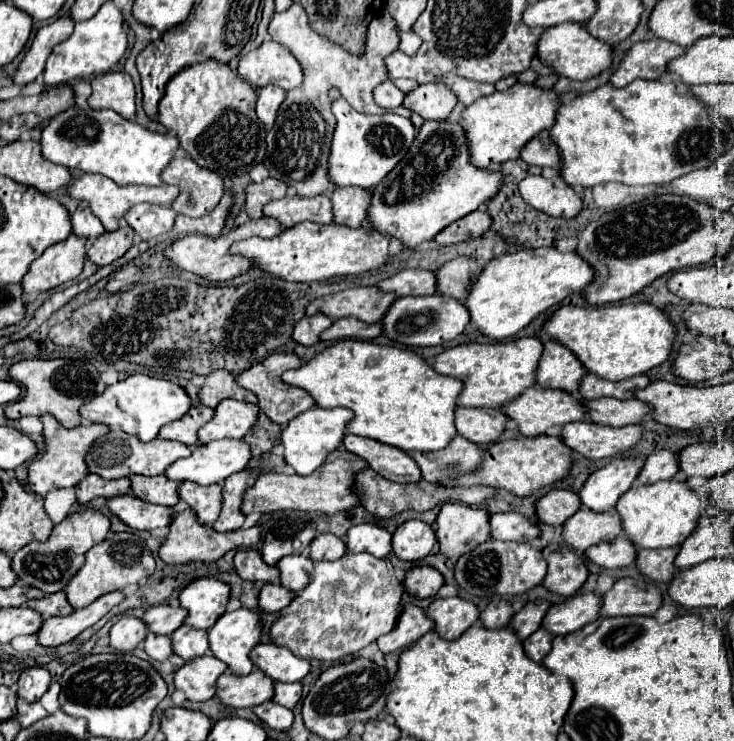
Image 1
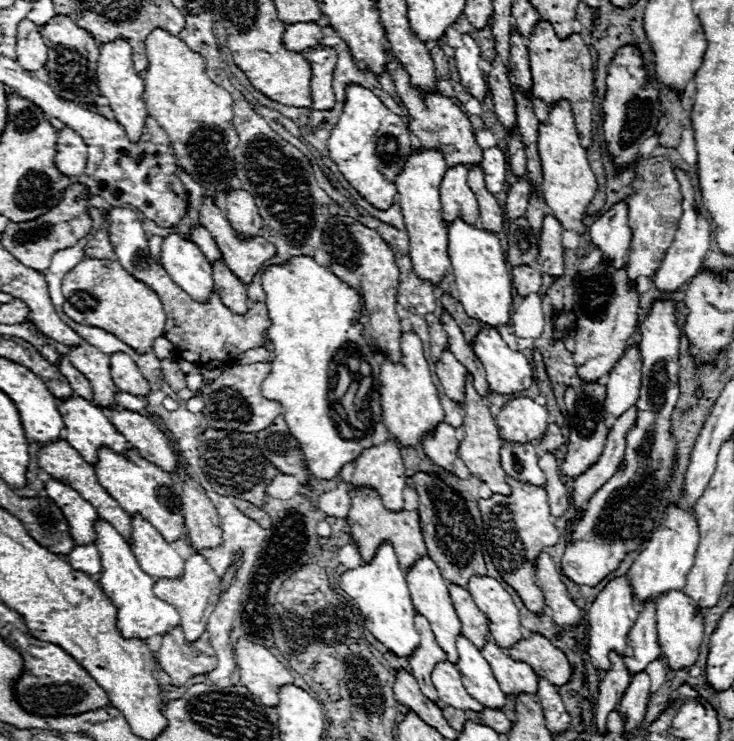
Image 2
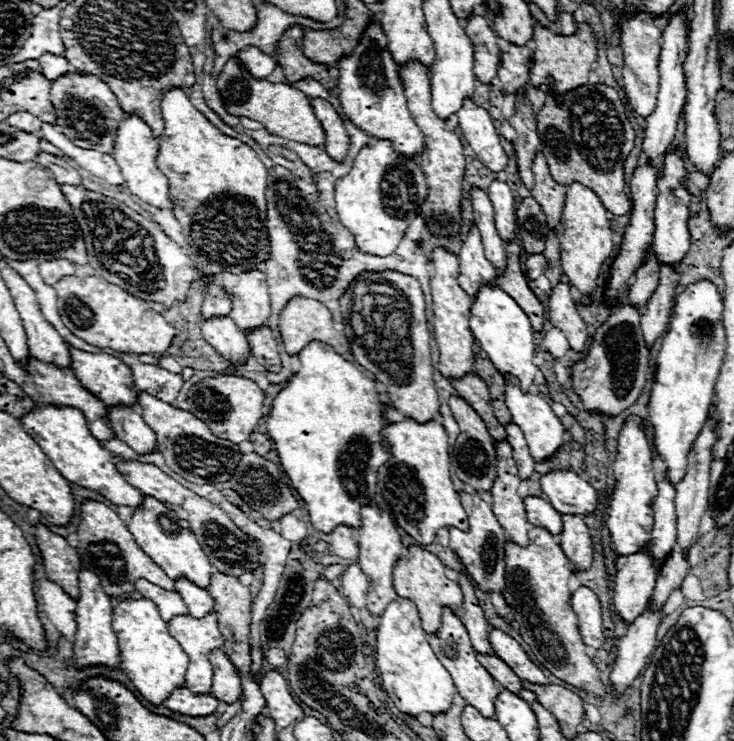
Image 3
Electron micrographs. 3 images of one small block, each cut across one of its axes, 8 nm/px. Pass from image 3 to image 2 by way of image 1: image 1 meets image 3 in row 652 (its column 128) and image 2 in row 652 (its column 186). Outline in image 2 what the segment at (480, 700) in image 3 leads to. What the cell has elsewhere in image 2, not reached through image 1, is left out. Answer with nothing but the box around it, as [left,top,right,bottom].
[406,556,460,664]

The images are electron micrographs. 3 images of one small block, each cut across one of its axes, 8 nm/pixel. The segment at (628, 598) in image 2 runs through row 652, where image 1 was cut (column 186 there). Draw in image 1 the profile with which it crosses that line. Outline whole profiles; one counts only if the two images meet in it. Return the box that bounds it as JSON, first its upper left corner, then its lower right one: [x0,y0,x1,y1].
[180,578,230,628]

